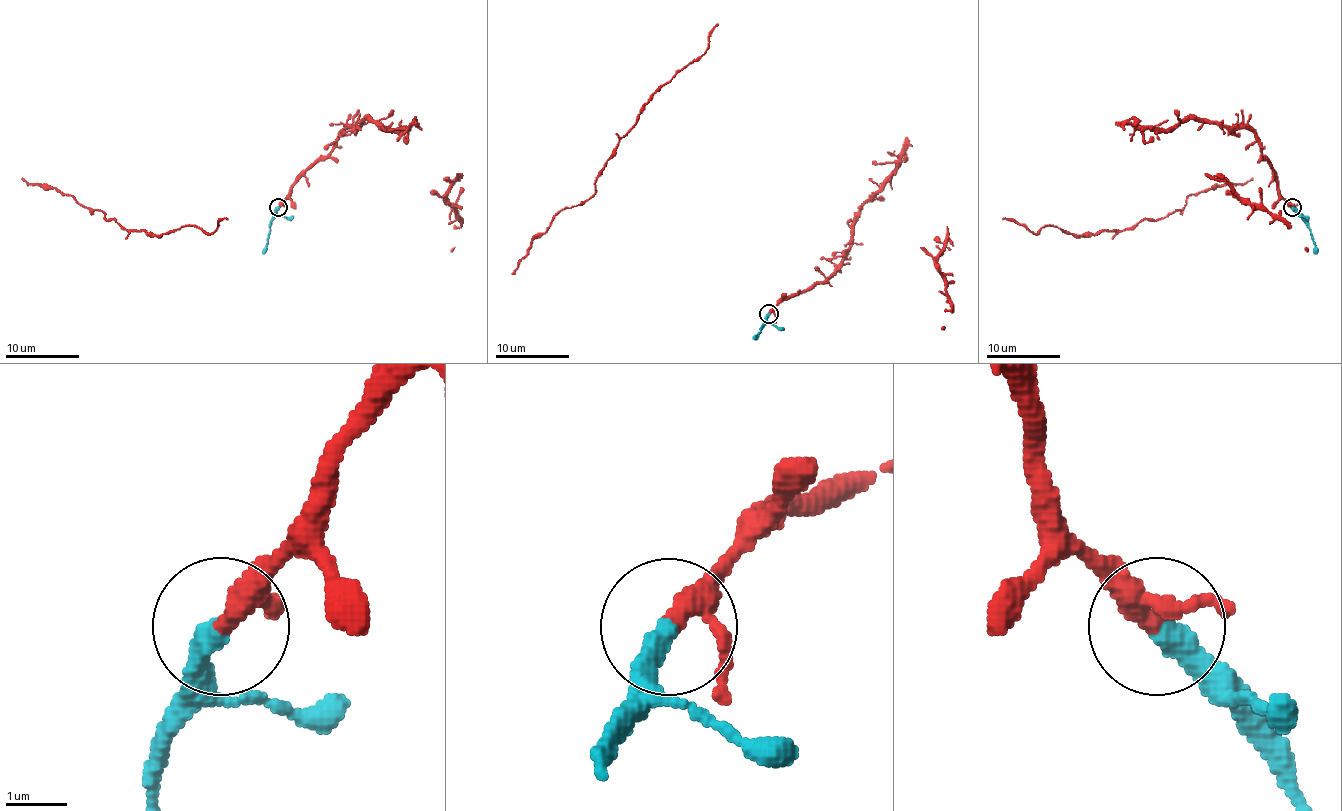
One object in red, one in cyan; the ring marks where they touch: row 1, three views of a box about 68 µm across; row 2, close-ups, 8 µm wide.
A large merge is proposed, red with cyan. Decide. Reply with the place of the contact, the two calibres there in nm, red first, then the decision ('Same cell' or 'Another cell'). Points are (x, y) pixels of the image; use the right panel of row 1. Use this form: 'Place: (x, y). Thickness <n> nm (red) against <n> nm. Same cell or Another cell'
Place: (1292, 207). Thickness 280 nm (red) against 400 nm. Same cell

